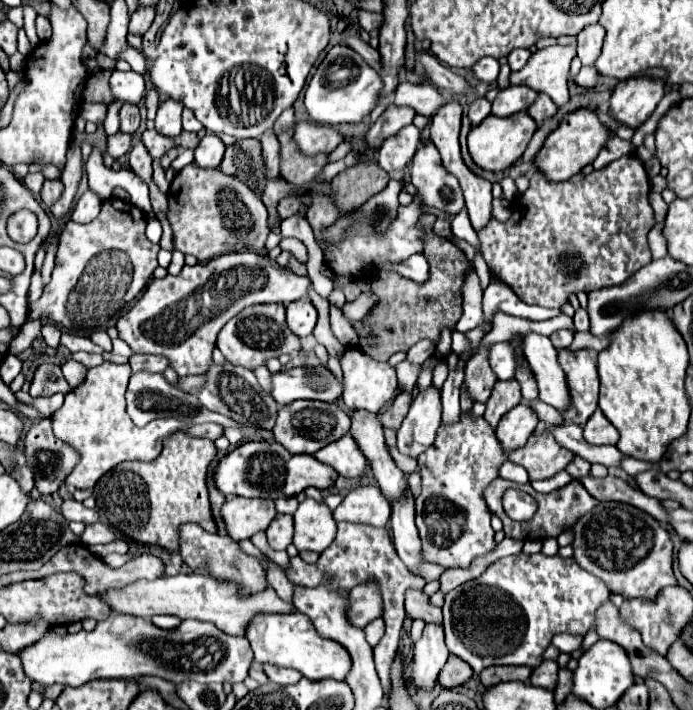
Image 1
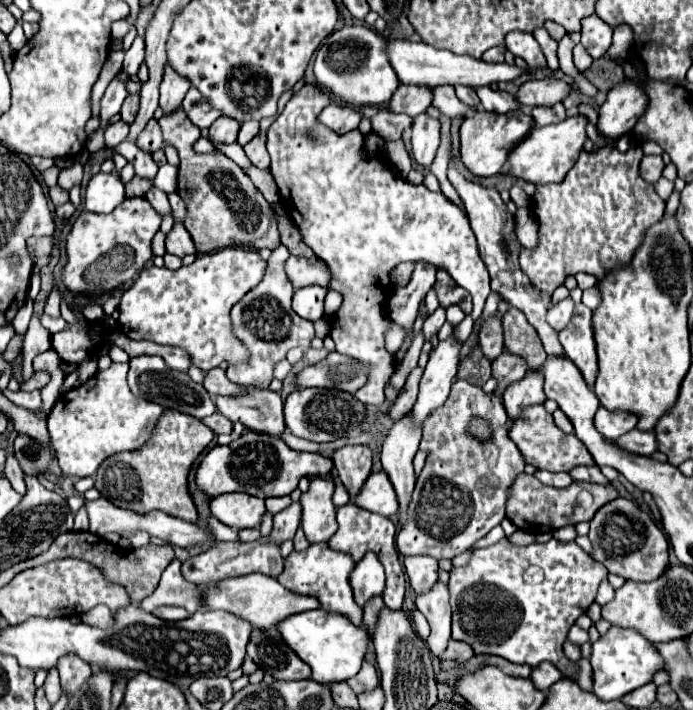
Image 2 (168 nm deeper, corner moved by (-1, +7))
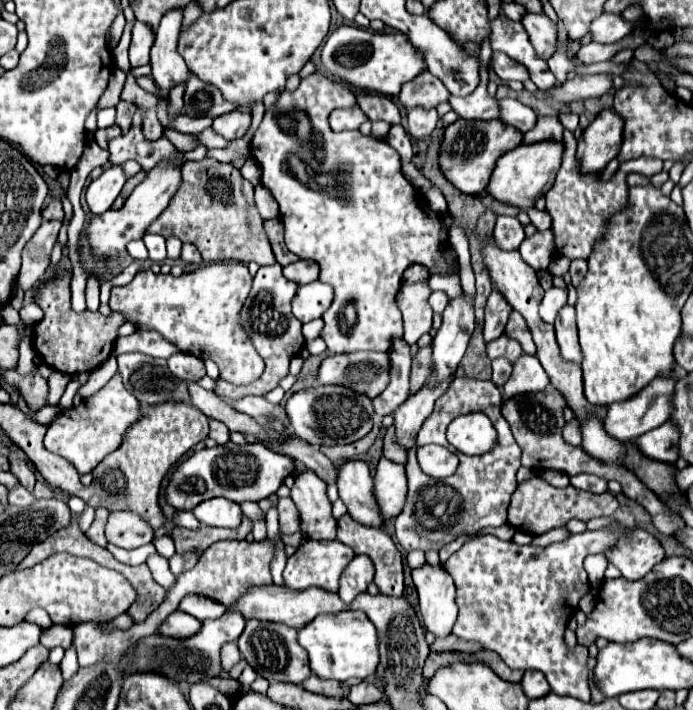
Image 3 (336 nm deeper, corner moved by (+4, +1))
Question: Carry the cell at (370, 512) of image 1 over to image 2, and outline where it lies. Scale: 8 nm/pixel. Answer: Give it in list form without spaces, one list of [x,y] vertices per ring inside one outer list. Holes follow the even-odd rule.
[[[384,471],[380,473],[372,473],[364,487],[350,499],[354,505],[390,517],[398,511],[398,499],[394,493],[394,487],[390,485],[390,479],[384,475]]]

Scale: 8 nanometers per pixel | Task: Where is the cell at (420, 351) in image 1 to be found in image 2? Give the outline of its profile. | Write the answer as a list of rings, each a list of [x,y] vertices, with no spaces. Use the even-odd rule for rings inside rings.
[[[438,307],[438,309],[424,321],[424,325],[422,325],[422,335],[424,335],[426,341],[430,341],[430,339],[440,331],[440,327],[444,325],[444,321],[446,321],[444,313],[446,313],[446,311],[444,311],[442,307]]]

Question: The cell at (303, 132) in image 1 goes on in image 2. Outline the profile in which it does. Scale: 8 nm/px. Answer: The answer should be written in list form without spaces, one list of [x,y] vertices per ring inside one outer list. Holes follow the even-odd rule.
[[[336,103],[324,107],[322,113],[318,115],[318,123],[330,127],[332,131],[336,131],[340,135],[356,129],[360,119],[362,119],[362,115],[358,111],[354,111],[350,107],[344,107],[344,105],[336,105]]]

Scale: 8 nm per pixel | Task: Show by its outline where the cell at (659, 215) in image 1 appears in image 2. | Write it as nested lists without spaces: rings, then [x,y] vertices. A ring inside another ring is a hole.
[[[660,179],[658,183],[654,183],[654,191],[660,195],[660,199],[668,199],[670,197],[670,193],[672,193],[672,189],[674,189],[674,183],[672,181],[668,181],[668,179]]]

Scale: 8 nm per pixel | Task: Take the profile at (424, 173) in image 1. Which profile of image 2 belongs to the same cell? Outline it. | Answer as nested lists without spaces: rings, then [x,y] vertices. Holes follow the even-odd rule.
[[[428,115],[414,117],[412,155],[420,167],[430,167],[440,147],[440,121]]]

